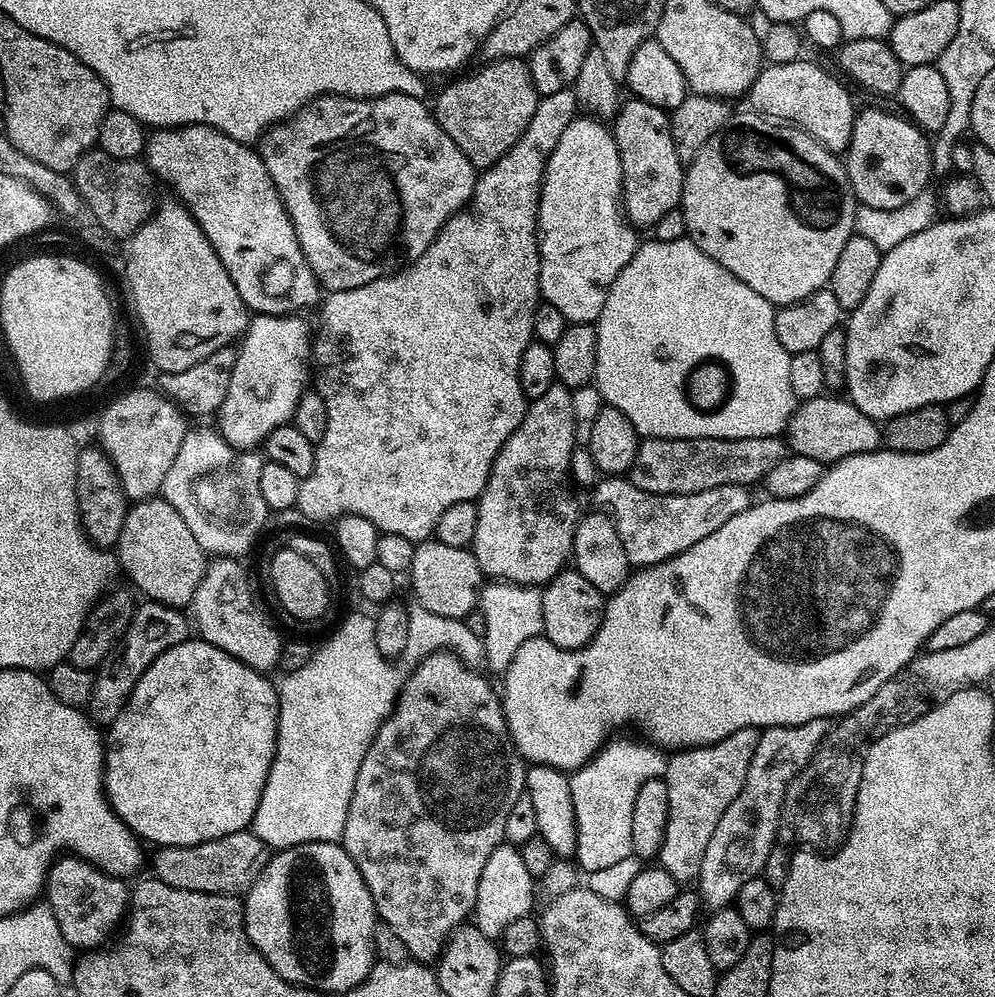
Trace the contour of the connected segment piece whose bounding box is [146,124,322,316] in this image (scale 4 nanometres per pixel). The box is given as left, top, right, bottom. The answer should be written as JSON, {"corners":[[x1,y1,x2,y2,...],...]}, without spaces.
{"corners":[[183,124,180,128,153,131,147,137,146,163,153,176,163,183,165,180,176,191,173,192,175,199,187,206,202,226,202,232,210,238,218,258,222,258,222,266,226,266,230,282,238,286,238,294,242,294,242,302,249,313,291,316,303,313,303,308,317,307,322,296,320,283,310,262,306,262,306,254,302,254,294,222,255,147,238,142,222,134,222,130,214,130,205,124]]}

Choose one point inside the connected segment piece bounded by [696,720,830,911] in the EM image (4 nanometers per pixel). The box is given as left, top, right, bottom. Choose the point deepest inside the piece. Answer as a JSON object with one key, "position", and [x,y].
{"position":[749,829]}

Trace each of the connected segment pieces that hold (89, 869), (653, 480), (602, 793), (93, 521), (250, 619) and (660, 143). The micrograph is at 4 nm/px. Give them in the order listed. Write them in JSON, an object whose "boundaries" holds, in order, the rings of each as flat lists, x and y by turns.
{"boundaries":[[[61,854,53,860,44,879,43,895,52,907,54,918,58,918,58,926,66,942,70,942,73,949,99,948,105,943,104,936,111,937,125,923,130,888,124,884,127,883,121,877,101,872,91,862,75,854]],[[780,436,766,438,742,438,741,440,723,440,722,438,650,438,641,439,638,454,634,458,632,468,627,472,627,479,632,481,638,490,646,490,650,494,698,494,702,490,714,490,714,486,759,485,767,474,782,458,789,455,790,449]],[[614,740,607,741,583,767,575,770,569,777,575,824,578,830,574,858,583,873,584,871,604,872,610,870,632,856,631,815,634,812,634,801,643,782,663,777,664,772,668,769,667,755,657,745,651,742,635,744,632,740]],[[81,447,76,453,76,497,80,511,80,524,90,543,105,550,115,549,122,534,122,522,130,507,128,495,122,490,118,474,103,448]],[[221,556,209,563,190,605,194,628,200,631,197,632,199,639,218,646,218,650,238,658,238,662,250,666,255,672,268,674,280,663,282,636,276,633,274,625,260,617,252,597,252,584,240,564,243,563,231,556]],[[628,98,621,103,611,125,618,158,622,160,624,215,629,224,640,230,651,229,662,214,670,214,670,210,680,208,686,165,678,158,678,150,674,150,668,118,669,113,665,109,650,106,650,102,645,100]]]}

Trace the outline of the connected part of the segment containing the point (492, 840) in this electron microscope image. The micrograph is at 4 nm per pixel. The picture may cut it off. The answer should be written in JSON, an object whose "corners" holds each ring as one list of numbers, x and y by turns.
{"corners":[[452,651,434,652,412,669,406,676,400,696,396,699,391,714,382,722,374,742,370,742,370,750,366,750,366,758,362,758,362,766,358,766,358,778,354,778,354,794,350,798,350,810,346,810,346,826,342,846,346,854,358,866,370,894,374,898,376,915,383,923,394,926,394,931,402,938,409,957,416,962,432,962,439,957,448,943,448,937,465,923,464,920,473,915,478,898,478,878,482,878,482,869,486,867,490,854,500,844,505,843,506,817,510,814,514,802,525,795,524,774,525,761,516,747,506,726,504,706,499,691,492,689,492,684,483,676,483,671,469,668,460,661,460,657]]}

